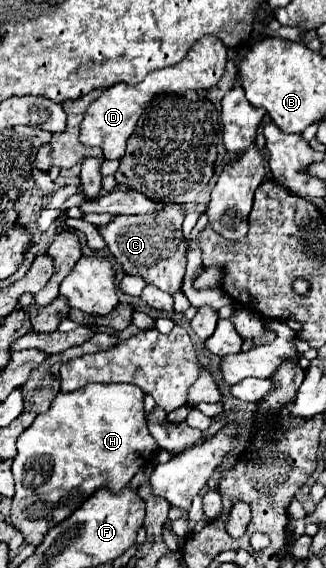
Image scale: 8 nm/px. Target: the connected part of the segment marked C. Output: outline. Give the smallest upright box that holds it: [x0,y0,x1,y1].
[99,203,187,295]

